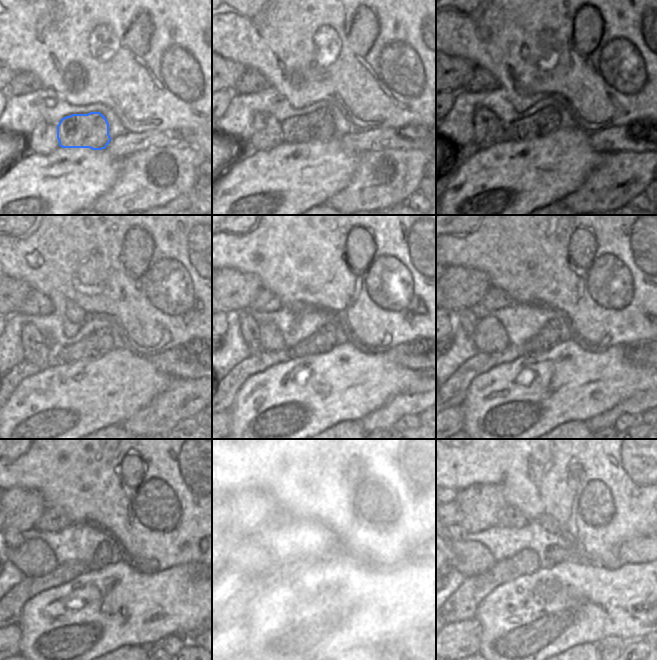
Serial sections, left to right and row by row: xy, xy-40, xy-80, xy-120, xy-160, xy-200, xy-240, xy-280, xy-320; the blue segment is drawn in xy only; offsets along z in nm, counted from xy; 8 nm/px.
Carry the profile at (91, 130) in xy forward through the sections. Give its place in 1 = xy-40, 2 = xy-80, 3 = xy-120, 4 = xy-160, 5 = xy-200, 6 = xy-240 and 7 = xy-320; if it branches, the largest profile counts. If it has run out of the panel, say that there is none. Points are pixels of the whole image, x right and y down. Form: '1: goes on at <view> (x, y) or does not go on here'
1: goes on at xy-40 (319, 125)
2: goes on at xy-80 (548, 119)
3: goes on at xy-120 (97, 344)
4: goes on at xy-160 (321, 341)
5: goes on at xy-200 (548, 337)
6: goes on at xy-240 (101, 558)
7: goes on at xy-320 (558, 554)

